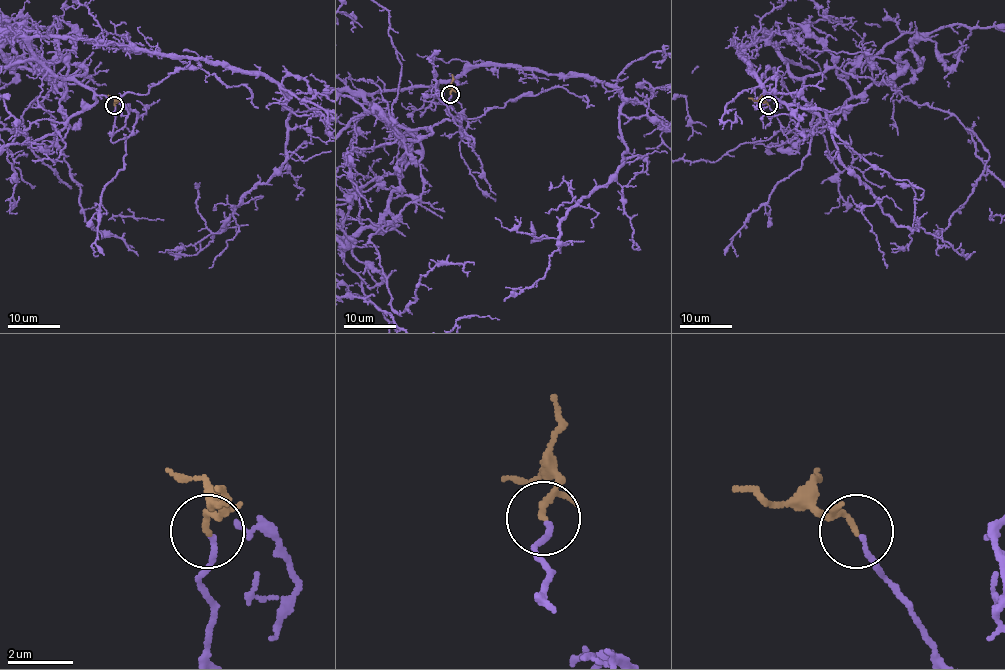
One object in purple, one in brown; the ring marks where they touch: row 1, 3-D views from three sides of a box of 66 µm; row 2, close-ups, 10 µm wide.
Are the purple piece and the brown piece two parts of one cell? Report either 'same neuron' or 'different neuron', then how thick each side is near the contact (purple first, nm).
same neuron; calibres 150 and 170 nm

